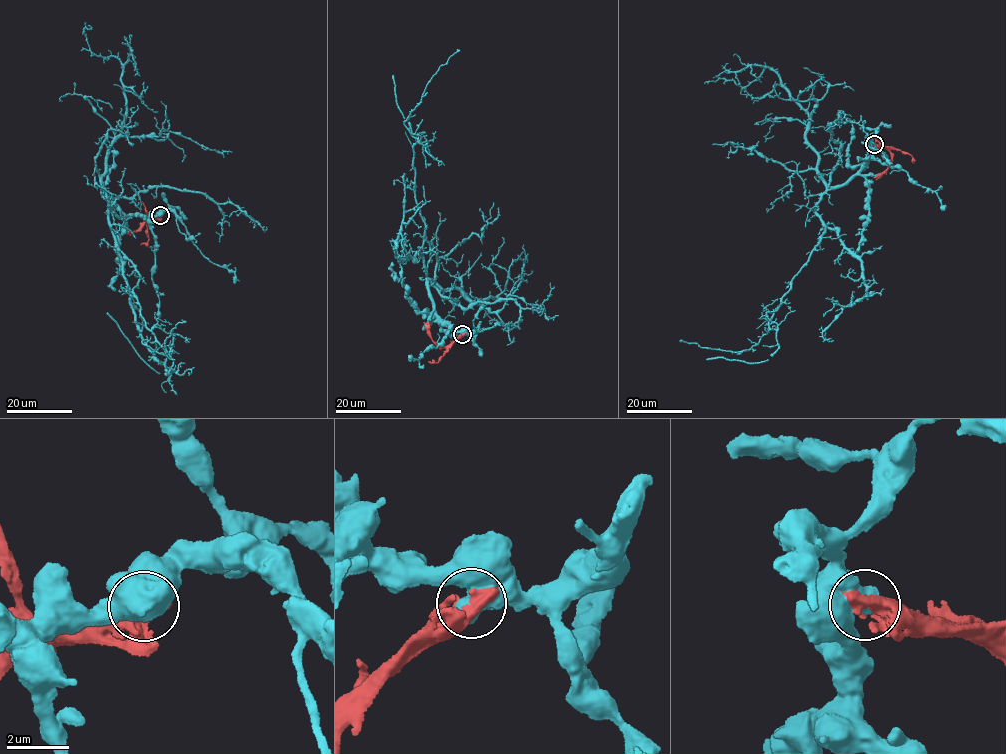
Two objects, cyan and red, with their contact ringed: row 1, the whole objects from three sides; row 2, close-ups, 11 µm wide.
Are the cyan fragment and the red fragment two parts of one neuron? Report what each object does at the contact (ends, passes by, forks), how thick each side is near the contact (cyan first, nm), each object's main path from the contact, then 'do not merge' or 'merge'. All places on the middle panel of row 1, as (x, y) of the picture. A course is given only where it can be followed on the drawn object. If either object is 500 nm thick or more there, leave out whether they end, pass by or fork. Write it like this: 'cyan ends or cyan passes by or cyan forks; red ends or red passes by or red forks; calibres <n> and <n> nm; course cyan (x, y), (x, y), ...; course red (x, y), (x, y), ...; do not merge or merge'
calibres 800 and 600 nm; course cyan (462, 335), (436, 313), (416, 251), (425, 225), (413, 187), (412, 146), (421, 137), (396, 102), (393, 75); course red (462, 335), (447, 346), (437, 345), (423, 323); do not merge

